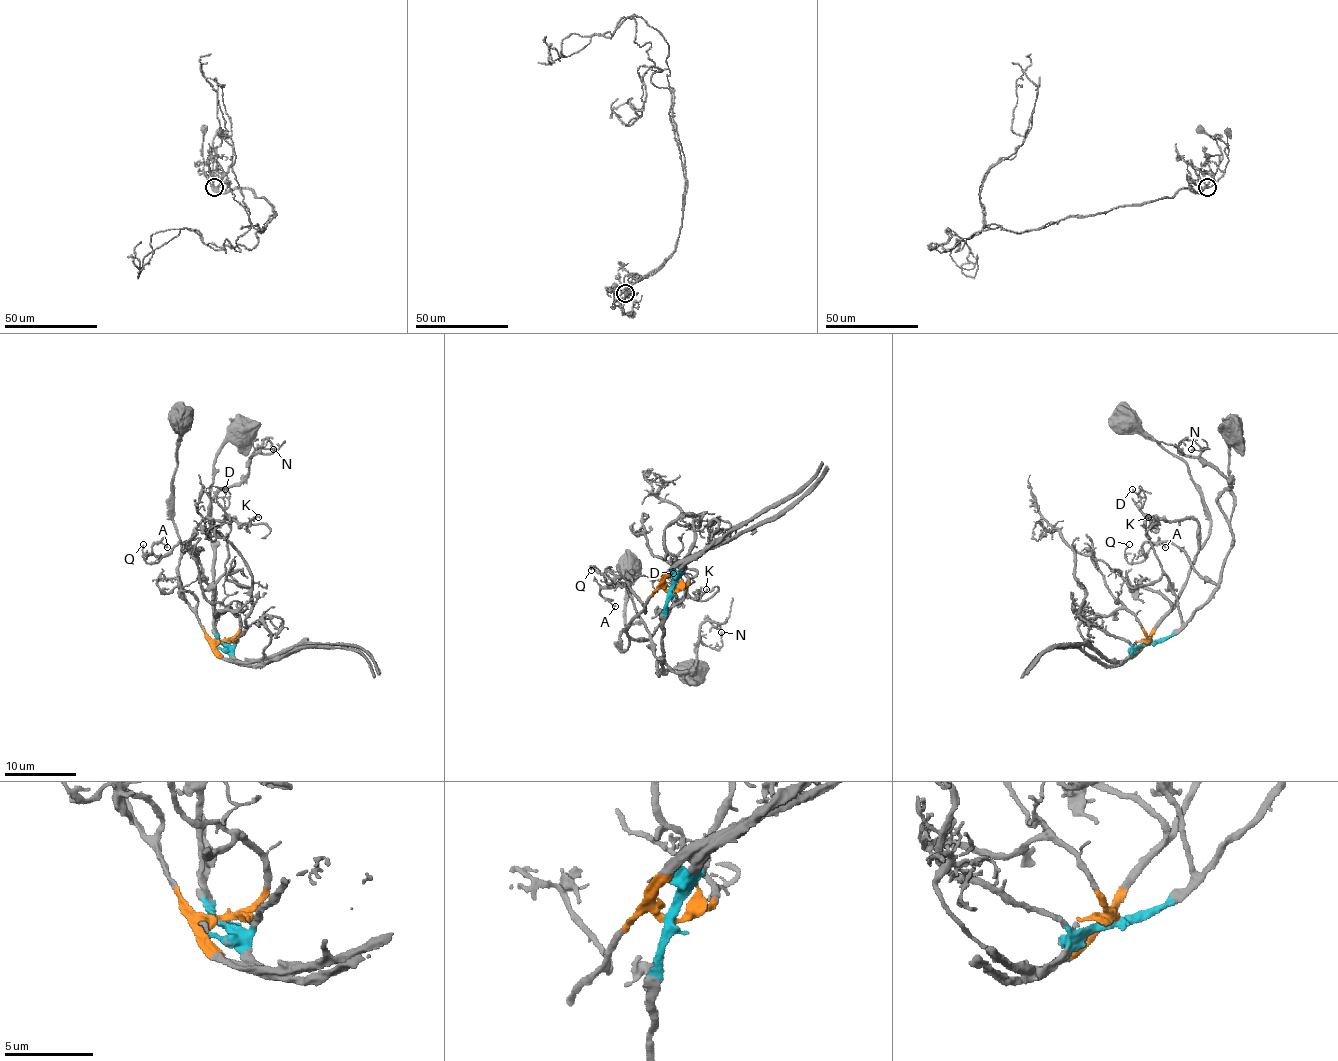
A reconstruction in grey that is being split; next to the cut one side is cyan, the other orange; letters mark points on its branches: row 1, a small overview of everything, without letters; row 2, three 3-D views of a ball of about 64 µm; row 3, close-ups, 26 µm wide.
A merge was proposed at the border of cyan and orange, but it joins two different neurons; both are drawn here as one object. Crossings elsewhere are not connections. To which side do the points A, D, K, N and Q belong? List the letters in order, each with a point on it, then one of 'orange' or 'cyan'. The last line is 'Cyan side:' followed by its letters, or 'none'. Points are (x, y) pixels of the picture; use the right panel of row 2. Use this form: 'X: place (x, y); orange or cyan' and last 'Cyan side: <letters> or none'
A: place (1165, 547); cyan
D: place (1132, 489); cyan
K: place (1148, 517); orange
N: place (1191, 449); cyan
Q: place (1129, 544); cyan
Cyan side: A, D, N, Q

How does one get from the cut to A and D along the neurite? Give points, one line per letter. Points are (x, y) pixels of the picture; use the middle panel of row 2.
A: (669, 592), (663, 653), (658, 658), (631, 593), (622, 583), (601, 590), (615, 606)
D: (669, 592), (662, 622), (662, 613), (676, 599), (678, 586), (672, 583), (678, 579), (672, 574)

